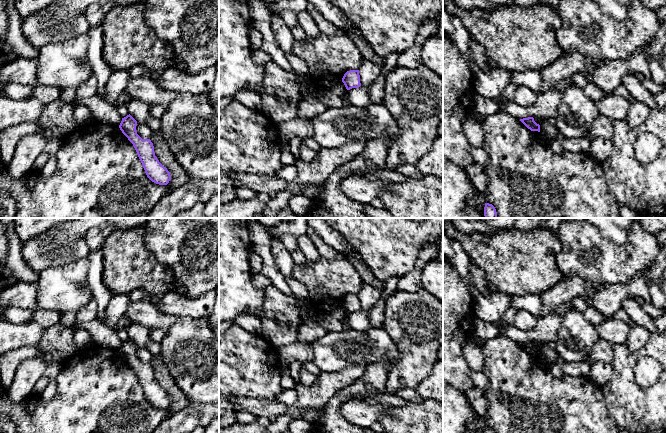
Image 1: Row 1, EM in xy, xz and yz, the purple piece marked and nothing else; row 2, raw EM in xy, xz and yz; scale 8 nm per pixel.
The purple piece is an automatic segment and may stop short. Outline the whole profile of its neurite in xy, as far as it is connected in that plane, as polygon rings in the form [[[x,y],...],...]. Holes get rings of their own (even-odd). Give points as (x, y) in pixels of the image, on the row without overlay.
[[[129,338],[122,342],[119,352],[133,368],[147,401],[156,408],[167,409],[171,404],[170,396],[155,380],[151,364],[142,363],[137,358],[136,350],[137,345]]]

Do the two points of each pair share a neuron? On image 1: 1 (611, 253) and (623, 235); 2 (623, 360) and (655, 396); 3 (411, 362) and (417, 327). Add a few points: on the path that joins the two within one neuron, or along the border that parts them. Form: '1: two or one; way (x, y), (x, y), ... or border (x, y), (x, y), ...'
1: two; border (598, 229), (618, 244), (624, 244), (630, 237)
2: one; way (623, 372), (623, 378), (643, 396)
3: one; way (417, 353), (417, 336)

